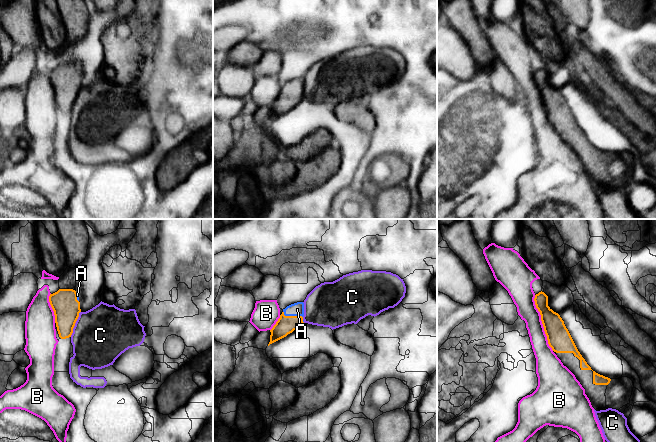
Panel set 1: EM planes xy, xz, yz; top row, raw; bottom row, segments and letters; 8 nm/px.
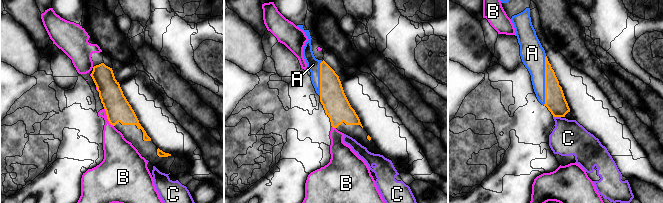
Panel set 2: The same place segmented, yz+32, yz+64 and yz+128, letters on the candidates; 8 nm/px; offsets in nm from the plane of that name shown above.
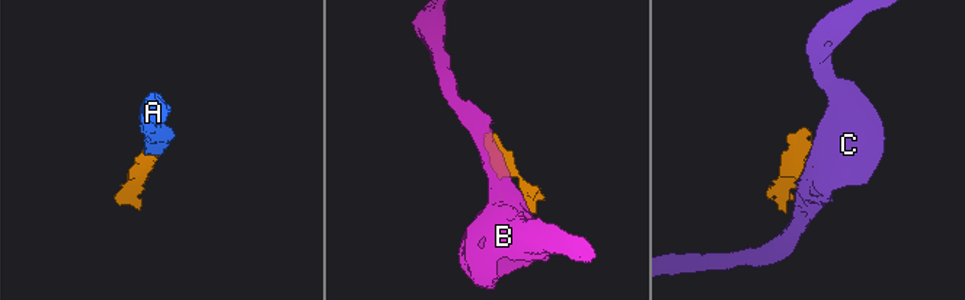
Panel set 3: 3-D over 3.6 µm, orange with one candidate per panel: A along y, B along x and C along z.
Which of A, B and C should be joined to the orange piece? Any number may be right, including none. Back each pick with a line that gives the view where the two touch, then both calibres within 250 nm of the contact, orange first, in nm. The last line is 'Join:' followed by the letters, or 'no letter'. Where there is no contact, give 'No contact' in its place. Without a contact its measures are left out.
A: Touches orange in xz. Thickness 150 nm (orange) against 110 nm
Join: A

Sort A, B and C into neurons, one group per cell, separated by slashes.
A / B / C

